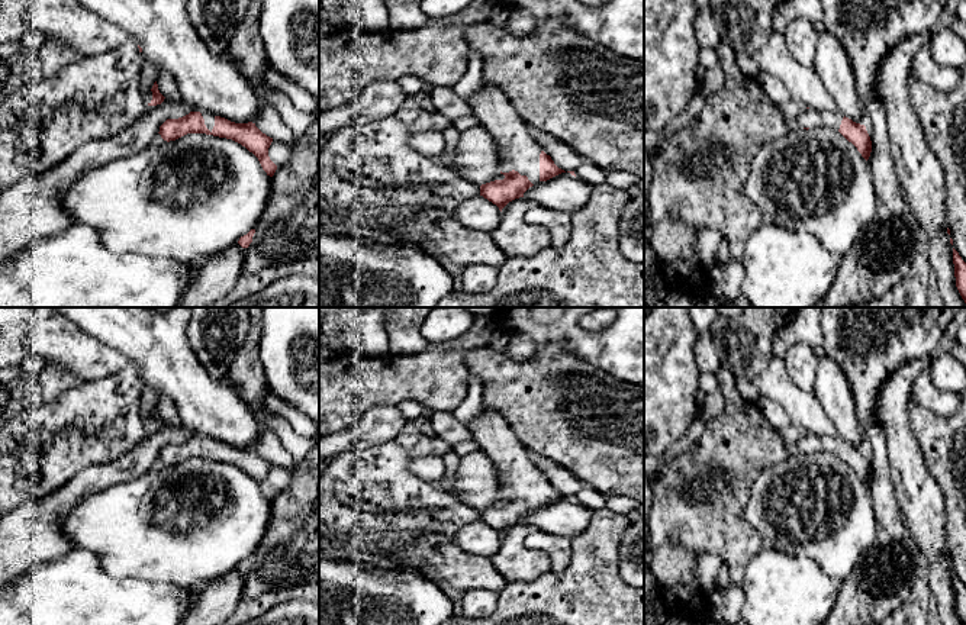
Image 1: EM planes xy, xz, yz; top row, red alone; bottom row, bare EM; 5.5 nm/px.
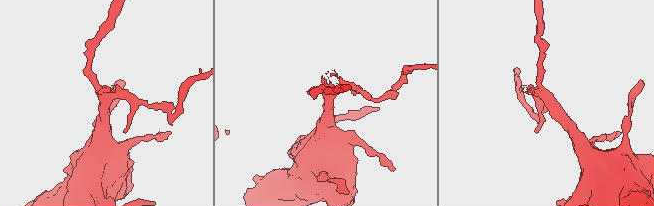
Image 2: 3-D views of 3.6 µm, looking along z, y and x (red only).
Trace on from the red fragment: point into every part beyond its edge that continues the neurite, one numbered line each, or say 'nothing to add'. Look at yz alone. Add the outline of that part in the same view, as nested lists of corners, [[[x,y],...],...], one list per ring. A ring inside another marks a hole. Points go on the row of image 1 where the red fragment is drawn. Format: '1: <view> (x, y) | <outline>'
1: yz (808, 118) | [[[801,109],[801,113],[798,116],[798,123],[801,128],[820,128],[820,126],[827,126],[834,131],[840,129],[841,120],[844,115],[840,110],[833,110],[833,112],[818,112],[814,109]]]

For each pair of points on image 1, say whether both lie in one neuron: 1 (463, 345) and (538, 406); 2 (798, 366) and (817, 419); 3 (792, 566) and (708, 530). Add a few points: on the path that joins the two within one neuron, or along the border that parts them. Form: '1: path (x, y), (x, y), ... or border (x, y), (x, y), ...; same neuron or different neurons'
1: border (486, 344), (466, 353), (464, 364), (470, 373); different neurons
2: border (785, 364), (789, 379), (811, 393); different neurons
3: border (747, 519), (763, 545), (746, 564), (740, 580); different neurons

